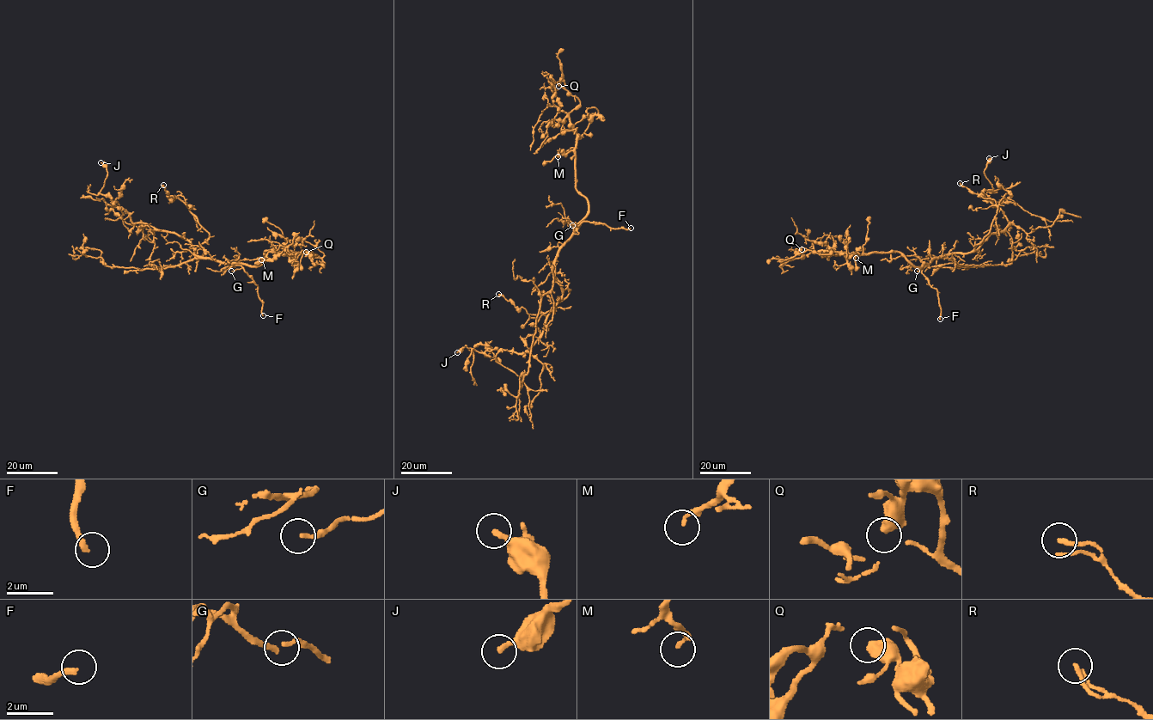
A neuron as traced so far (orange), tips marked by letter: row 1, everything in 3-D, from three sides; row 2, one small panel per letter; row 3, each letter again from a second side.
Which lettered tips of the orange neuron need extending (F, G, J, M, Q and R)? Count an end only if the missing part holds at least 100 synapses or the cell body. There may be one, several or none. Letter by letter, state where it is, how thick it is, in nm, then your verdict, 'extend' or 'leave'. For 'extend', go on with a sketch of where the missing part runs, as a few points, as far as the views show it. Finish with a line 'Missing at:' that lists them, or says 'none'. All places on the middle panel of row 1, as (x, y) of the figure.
F: place (631, 228); calibre 220 nm; extend
G: place (572, 225); calibre 140 nm; leave
J: place (457, 352); calibre 280 nm; leave
M: place (558, 156); calibre 140 nm; leave
Q: place (558, 86); calibre 600 nm; leave
R: place (498, 294); calibre 170 nm; leave
Missing at: F

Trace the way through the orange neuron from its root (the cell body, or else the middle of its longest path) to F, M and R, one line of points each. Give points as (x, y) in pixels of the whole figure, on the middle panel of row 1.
F: (558, 250), (585, 221), (601, 222), (612, 228), (631, 228)
M: (558, 250), (585, 216), (588, 204), (576, 190), (575, 154), (570, 150), (566, 154), (558, 153), (558, 156)
R: (558, 250), (553, 262), (553, 275), (563, 290), (568, 288), (570, 290), (551, 309), (529, 314), (498, 294)

